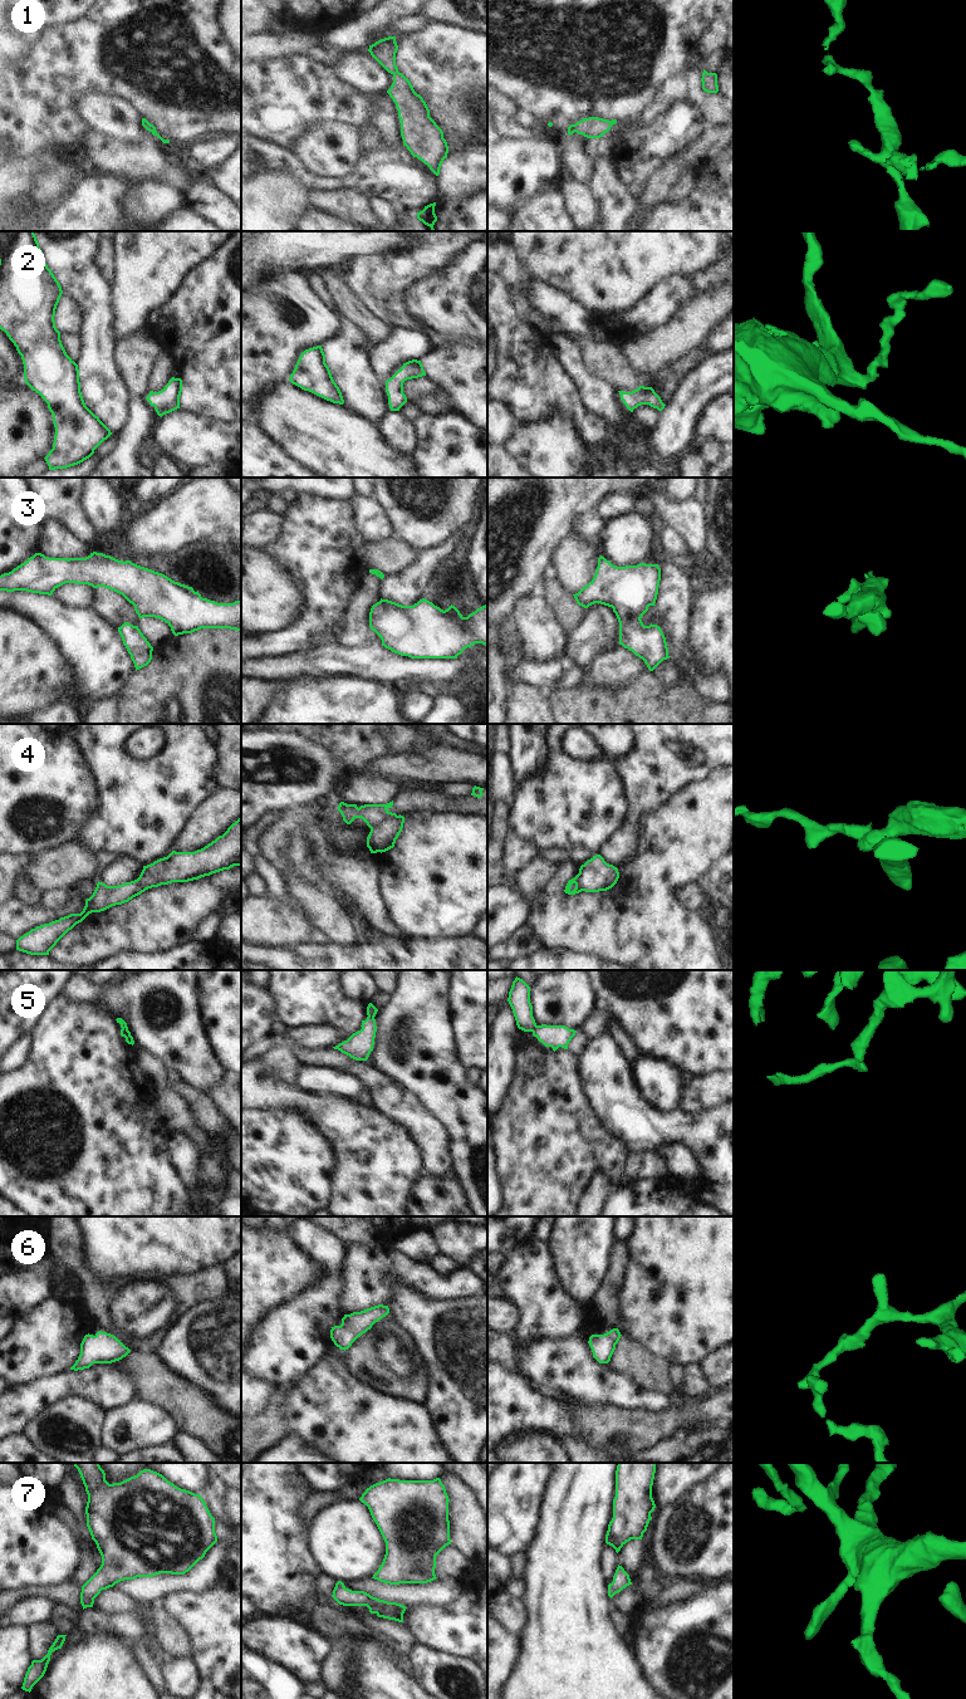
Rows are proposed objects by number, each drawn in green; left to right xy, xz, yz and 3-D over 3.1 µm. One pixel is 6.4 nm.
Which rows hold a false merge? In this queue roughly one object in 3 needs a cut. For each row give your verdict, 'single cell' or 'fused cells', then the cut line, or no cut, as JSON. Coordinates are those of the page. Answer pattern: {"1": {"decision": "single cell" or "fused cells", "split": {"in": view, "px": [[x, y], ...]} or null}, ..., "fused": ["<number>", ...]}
{"1": {"decision": "single cell", "split": null}, "2": {"decision": "single cell", "split": null}, "3": {"decision": "single cell", "split": null}, "4": {"decision": "fused cells", "split": {"in": "xz", "px": [[396, 814], [385, 818], [371, 830]]}}, "5": {"decision": "fused cells", "split": {"in": "xz", "px": [[368, 1016], [373, 1018]]}}, "6": {"decision": "single cell", "split": null}, "7": {"decision": "single cell", "split": null}, "fused": ["4", "5"]}

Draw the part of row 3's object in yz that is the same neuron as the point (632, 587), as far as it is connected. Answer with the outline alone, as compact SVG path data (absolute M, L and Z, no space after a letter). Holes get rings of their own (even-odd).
M600 555L593 579L573 594L577 603L584 608L594 603L612 607L619 622L619 645L642 658L649 671L653 671L663 660L670 658L666 637L661 627L652 623L644 626L641 620L649 606L656 606L659 581L661 568L658 564L639 563L617 567Z

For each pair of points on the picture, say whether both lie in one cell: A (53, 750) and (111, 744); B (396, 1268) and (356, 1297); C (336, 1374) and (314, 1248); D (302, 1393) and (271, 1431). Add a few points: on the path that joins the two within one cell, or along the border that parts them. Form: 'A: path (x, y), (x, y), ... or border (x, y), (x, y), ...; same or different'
A: border (74, 737), (94, 773); different
B: path (385, 1268), (381, 1268), (364, 1286); same
C: border (327, 1352), (304, 1372); different
D: border (283, 1387), (280, 1413), (287, 1421), (287, 1435); different

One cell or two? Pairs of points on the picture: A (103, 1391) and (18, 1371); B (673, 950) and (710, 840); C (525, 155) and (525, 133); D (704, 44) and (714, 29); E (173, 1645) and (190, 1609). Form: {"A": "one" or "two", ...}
{"A": "two", "B": "one", "C": "two", "D": "one", "E": "two"}

